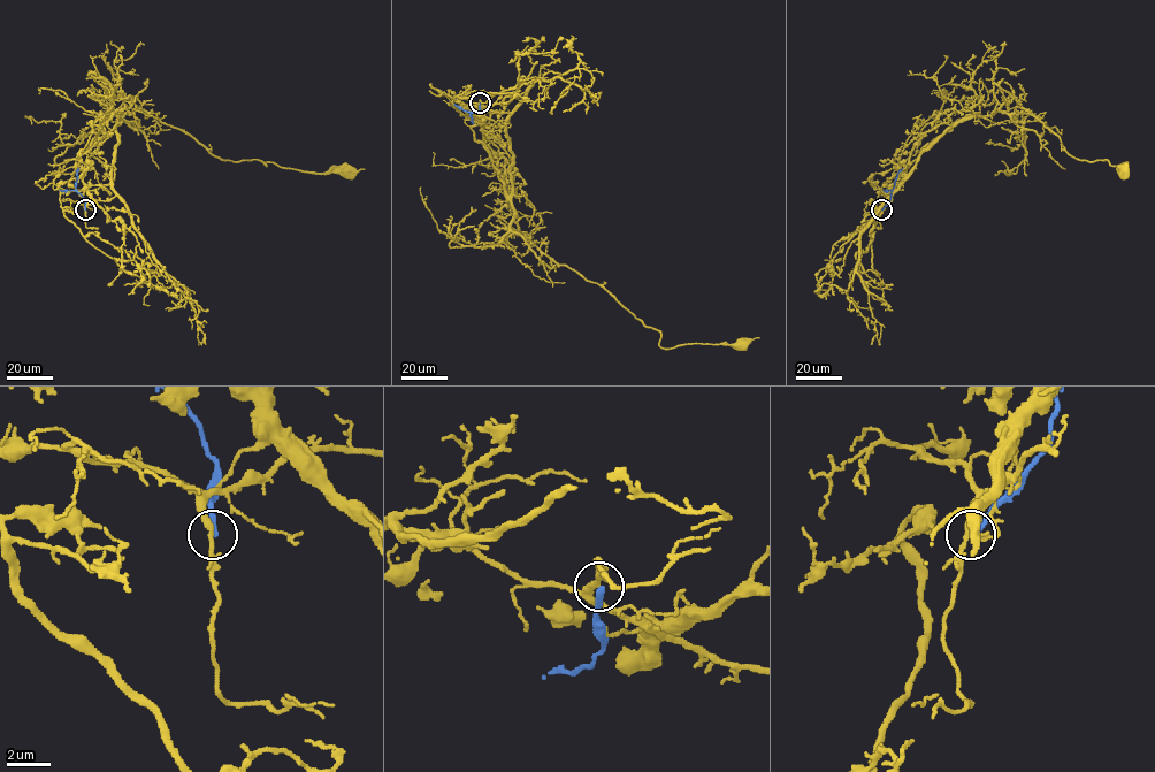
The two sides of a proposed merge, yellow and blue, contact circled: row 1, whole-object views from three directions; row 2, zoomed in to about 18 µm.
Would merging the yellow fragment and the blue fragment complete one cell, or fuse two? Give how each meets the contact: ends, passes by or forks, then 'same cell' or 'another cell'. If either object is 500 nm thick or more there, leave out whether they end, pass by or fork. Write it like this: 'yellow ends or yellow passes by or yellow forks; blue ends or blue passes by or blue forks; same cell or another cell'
yellow forks; blue ends; another cell

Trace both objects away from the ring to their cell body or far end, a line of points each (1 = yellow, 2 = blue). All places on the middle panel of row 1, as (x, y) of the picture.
1: (480, 102), (510, 113), (511, 207), (519, 232), (660, 333), (662, 348), (742, 344)
2: (480, 102), (480, 109), (471, 114), (474, 123)

